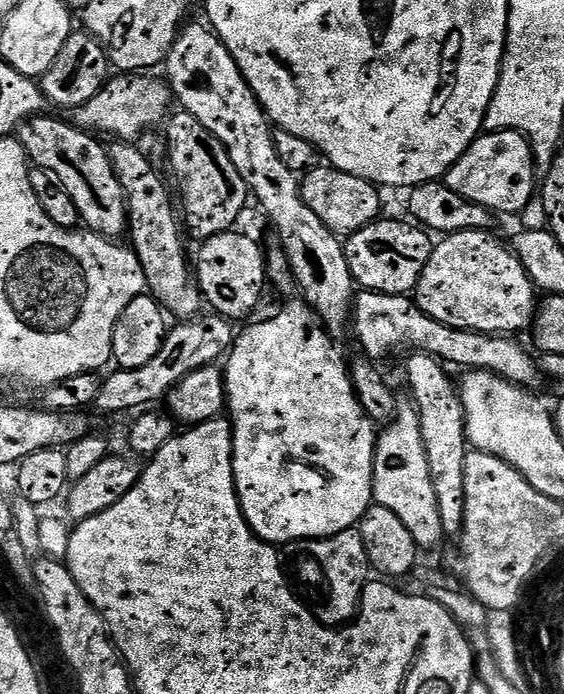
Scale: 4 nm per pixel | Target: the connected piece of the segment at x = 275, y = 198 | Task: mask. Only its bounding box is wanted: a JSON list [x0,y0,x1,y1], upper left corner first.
[164,23,354,334]

